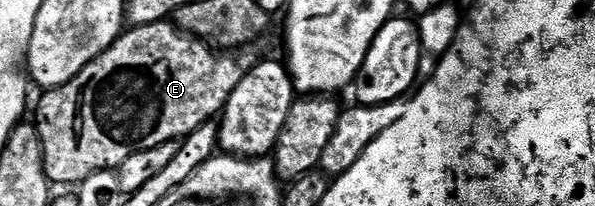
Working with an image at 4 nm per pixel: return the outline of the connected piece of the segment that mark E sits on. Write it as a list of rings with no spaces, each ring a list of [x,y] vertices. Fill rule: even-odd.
[[[167,19],[153,22],[152,25],[136,25],[120,33],[119,38],[100,57],[90,61],[73,79],[69,79],[69,83],[58,85],[56,89],[48,89],[42,94],[43,98],[39,101],[39,114],[33,118],[33,121],[39,130],[39,139],[43,144],[43,169],[47,172],[48,182],[55,187],[58,185],[78,186],[94,173],[110,171],[109,169],[118,170],[119,165],[125,163],[125,159],[136,156],[141,147],[152,149],[161,143],[184,139],[202,127],[199,121],[205,124],[218,118],[238,86],[235,81],[227,81],[227,55],[221,61],[215,61],[218,54],[206,40],[192,37],[190,33],[183,32]],[[55,90],[61,93],[57,99],[55,99]]]

